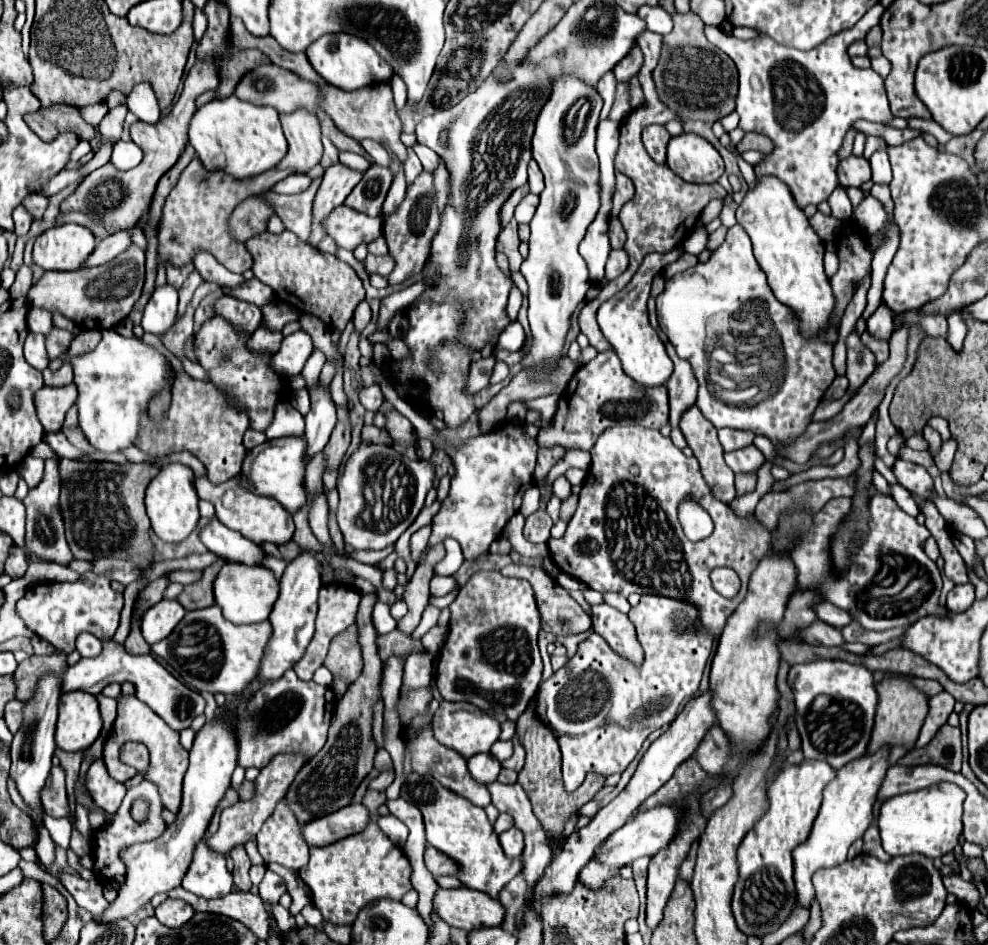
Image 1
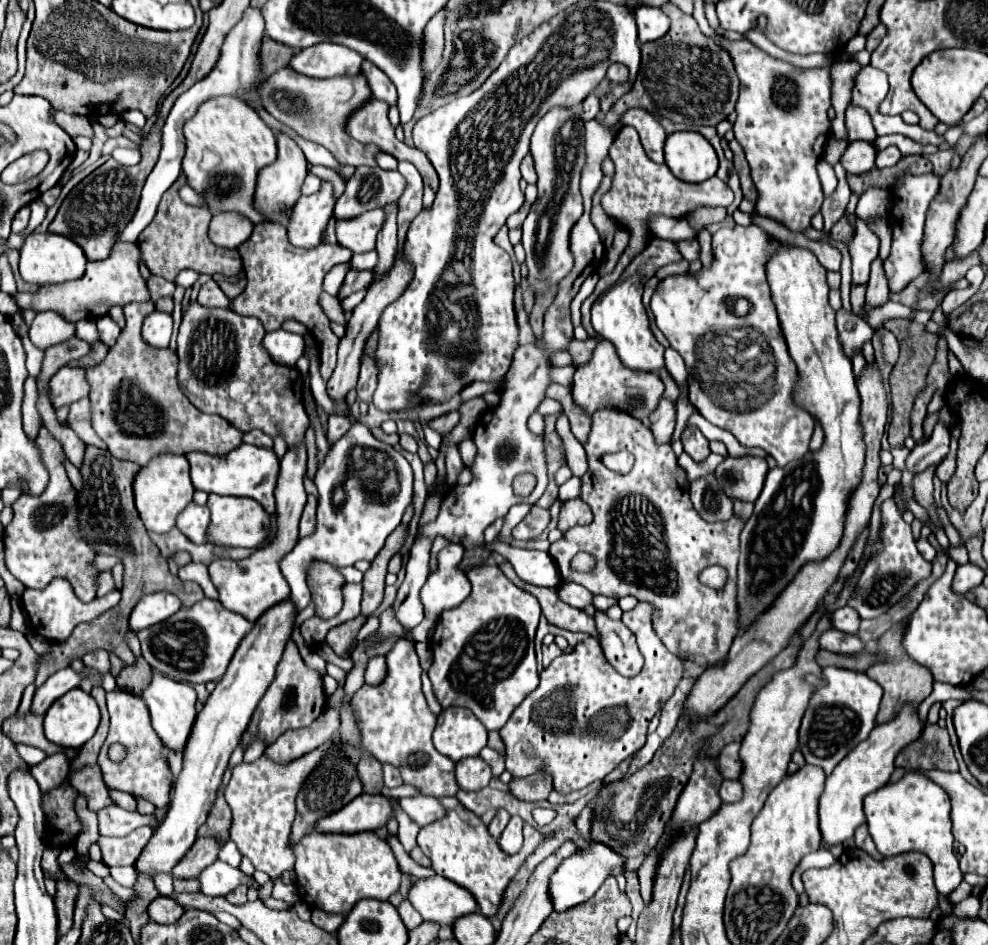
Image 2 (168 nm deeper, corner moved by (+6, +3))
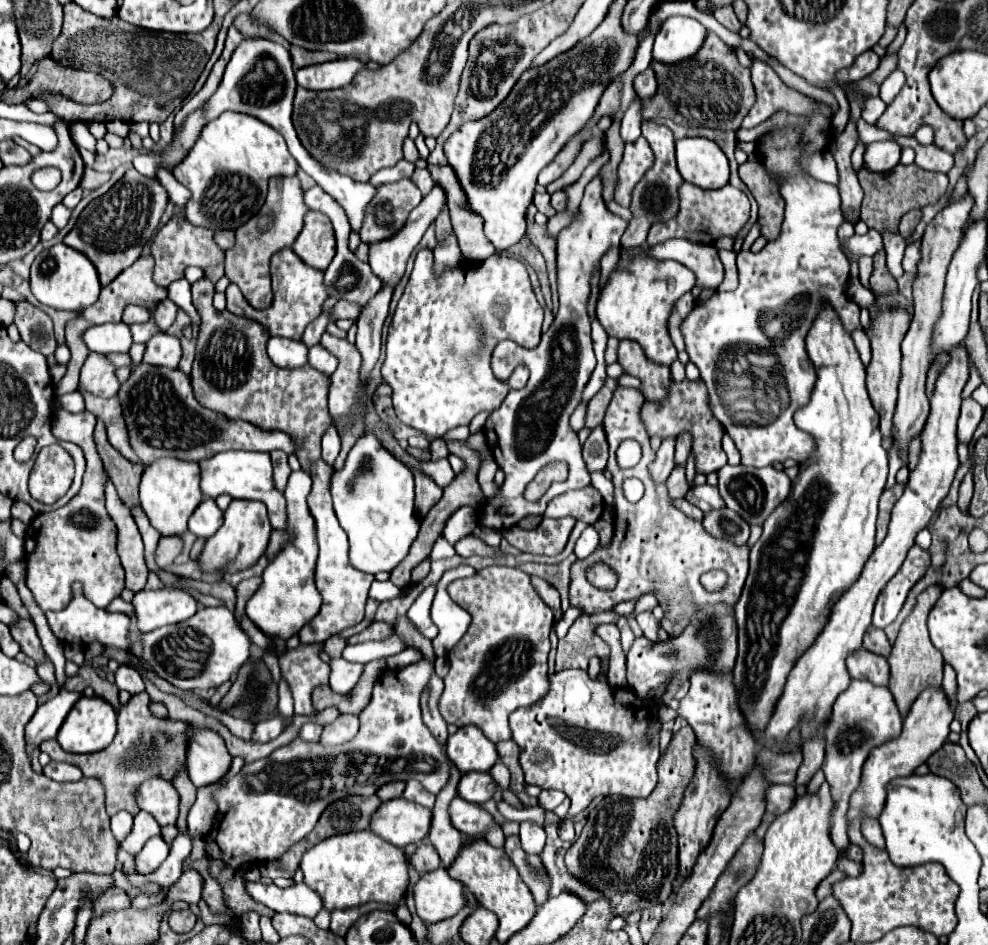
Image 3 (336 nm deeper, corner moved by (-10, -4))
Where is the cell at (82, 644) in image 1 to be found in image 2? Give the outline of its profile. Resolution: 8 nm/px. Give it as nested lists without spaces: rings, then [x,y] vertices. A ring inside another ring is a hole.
[[[96,649],[96,651],[88,651],[84,657],[82,657],[84,665],[88,667],[94,667],[96,671],[100,673],[108,673],[110,669],[110,659],[108,659],[108,653],[104,649]]]

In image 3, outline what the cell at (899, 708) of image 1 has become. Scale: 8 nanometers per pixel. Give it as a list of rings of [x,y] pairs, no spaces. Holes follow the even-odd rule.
[[[934,584],[934,586],[928,586],[928,590],[924,590],[918,596],[914,610],[902,622],[898,638],[896,638],[894,648],[892,648],[892,654],[888,656],[888,664],[890,664],[890,670],[892,670],[890,692],[892,692],[894,700],[896,700],[898,710],[900,710],[902,716],[908,714],[908,708],[912,706],[912,702],[916,700],[916,696],[922,690],[940,688],[940,684],[942,684],[942,664],[944,664],[944,660],[942,660],[940,652],[934,648],[934,644],[932,644],[932,640],[928,636],[928,626],[926,626],[928,612],[936,604],[940,594],[942,594],[942,588],[938,584]]]

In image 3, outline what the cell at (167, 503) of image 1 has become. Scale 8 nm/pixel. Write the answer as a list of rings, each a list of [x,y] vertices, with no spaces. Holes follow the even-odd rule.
[[[160,458],[156,464],[144,468],[140,480],[140,506],[148,516],[150,524],[162,536],[184,534],[188,530],[188,518],[196,506],[204,500],[200,490],[200,468],[196,462],[184,462],[178,458]]]

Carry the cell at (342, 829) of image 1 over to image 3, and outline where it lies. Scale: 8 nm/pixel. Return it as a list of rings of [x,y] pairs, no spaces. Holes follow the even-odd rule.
[[[394,798],[384,802],[372,816],[370,830],[394,846],[418,844],[426,838],[432,822],[432,812],[416,802]]]

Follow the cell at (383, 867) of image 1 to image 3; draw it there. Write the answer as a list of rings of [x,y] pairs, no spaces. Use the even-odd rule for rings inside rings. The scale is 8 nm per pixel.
[[[370,830],[350,832],[344,836],[330,836],[314,844],[302,856],[300,870],[304,874],[304,884],[316,890],[326,910],[354,908],[366,902],[398,902],[408,886],[408,860],[404,850],[382,840]]]

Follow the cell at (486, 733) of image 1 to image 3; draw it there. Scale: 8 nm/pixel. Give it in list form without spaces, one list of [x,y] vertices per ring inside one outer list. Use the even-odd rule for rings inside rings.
[[[464,726],[452,734],[448,738],[446,752],[462,774],[488,772],[498,760],[496,746],[486,740],[486,736],[476,726]]]

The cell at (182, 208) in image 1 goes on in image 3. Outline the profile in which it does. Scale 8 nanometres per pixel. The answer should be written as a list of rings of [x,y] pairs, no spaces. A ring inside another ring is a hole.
[[[174,216],[168,224],[164,224],[158,234],[154,236],[152,244],[150,244],[150,254],[154,258],[154,282],[162,288],[166,288],[170,282],[184,278],[184,268],[188,266],[198,266],[198,268],[206,268],[210,264],[218,264],[224,262],[224,250],[220,250],[216,246],[214,238],[214,230],[208,228],[196,228],[192,224],[188,224],[188,220],[184,216]]]

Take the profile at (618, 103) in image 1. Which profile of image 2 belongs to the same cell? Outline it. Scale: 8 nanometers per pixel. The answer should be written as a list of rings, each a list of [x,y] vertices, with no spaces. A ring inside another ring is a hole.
[[[580,1],[580,3],[576,3],[576,5],[572,5],[572,9],[566,9],[564,13],[558,13],[556,17],[552,17],[552,21],[546,21],[544,25],[540,25],[540,29],[534,29],[534,33],[530,33],[528,37],[524,37],[524,41],[518,41],[510,51],[508,51],[508,57],[498,65],[498,69],[494,69],[492,71],[492,75],[484,81],[484,85],[480,85],[480,89],[476,89],[474,93],[470,93],[470,95],[466,95],[466,97],[458,97],[456,101],[450,101],[448,105],[444,105],[444,107],[438,107],[436,111],[432,111],[432,113],[428,113],[426,117],[422,117],[422,119],[418,119],[416,121],[416,125],[414,125],[414,131],[412,131],[412,139],[414,139],[414,147],[416,149],[420,149],[420,151],[424,151],[424,155],[432,161],[432,165],[434,165],[434,169],[436,169],[436,173],[438,173],[438,177],[440,177],[440,189],[438,189],[438,195],[436,195],[436,199],[434,199],[434,205],[430,207],[430,209],[422,209],[418,215],[416,215],[416,219],[412,221],[412,225],[410,225],[410,229],[408,229],[408,235],[406,235],[406,243],[404,243],[404,253],[406,253],[406,257],[414,263],[414,279],[410,281],[410,285],[406,287],[406,291],[394,301],[394,303],[390,303],[386,309],[384,309],[384,313],[382,313],[382,317],[380,317],[380,339],[378,339],[378,347],[375,353],[375,363],[378,367],[378,387],[376,387],[376,393],[374,393],[374,397],[372,397],[372,403],[380,409],[380,411],[400,411],[400,409],[408,409],[408,407],[414,407],[416,403],[428,403],[428,401],[444,401],[444,399],[450,399],[456,391],[460,391],[462,387],[466,387],[466,385],[470,385],[470,383],[474,383],[474,381],[496,381],[496,379],[500,379],[500,377],[504,377],[506,375],[506,371],[510,369],[510,361],[512,361],[512,355],[514,355],[514,351],[516,351],[516,345],[518,345],[518,325],[516,325],[516,315],[514,315],[514,279],[512,279],[512,263],[510,263],[510,257],[508,257],[508,253],[504,251],[504,249],[500,249],[500,247],[496,247],[494,245],[494,235],[498,233],[498,229],[506,223],[506,219],[508,219],[508,215],[512,215],[512,213],[516,213],[520,207],[522,207],[522,203],[524,203],[524,195],[522,195],[522,191],[520,191],[520,161],[530,153],[530,149],[528,149],[528,145],[530,145],[530,135],[532,135],[532,131],[534,131],[534,127],[536,127],[536,123],[546,115],[546,111],[550,109],[550,107],[554,107],[554,105],[562,105],[562,107],[572,107],[572,105],[576,105],[576,103],[580,103],[580,101],[584,101],[584,97],[588,97],[588,93],[592,93],[598,85],[600,85],[600,81],[606,77],[606,69],[608,69],[608,65],[610,63],[624,63],[628,69],[630,69],[630,77],[628,77],[628,81],[626,83],[610,83],[610,97],[608,99],[602,99],[602,115],[606,115],[610,109],[612,109],[612,105],[614,105],[614,101],[618,101],[624,93],[628,93],[630,89],[632,89],[632,83],[634,83],[634,79],[636,79],[636,73],[638,73],[638,69],[640,69],[640,41],[638,41],[638,29],[636,29],[636,19],[634,19],[634,15],[630,13],[630,11],[626,11],[626,7],[618,7],[618,5],[612,5],[614,9],[610,9],[610,13],[606,13],[606,11],[602,11],[602,9],[598,9],[598,7],[594,7],[594,5],[588,5],[586,1]],[[408,393],[416,393],[418,395],[418,401],[416,403],[410,403],[408,401]]]

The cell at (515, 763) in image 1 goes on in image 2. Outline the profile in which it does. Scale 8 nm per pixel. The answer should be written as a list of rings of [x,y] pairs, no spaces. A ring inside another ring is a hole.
[[[640,601],[621,617],[630,631],[638,631],[638,647],[644,655],[644,667],[636,677],[628,679],[616,673],[606,661],[600,643],[591,636],[578,643],[572,653],[556,657],[550,669],[542,671],[540,685],[514,709],[508,723],[500,729],[506,745],[506,769],[514,777],[526,777],[544,767],[554,777],[554,789],[570,793],[604,779],[618,763],[644,745],[650,719],[662,711],[674,693],[686,663],[684,657],[664,647],[654,631],[652,613],[652,605]]]

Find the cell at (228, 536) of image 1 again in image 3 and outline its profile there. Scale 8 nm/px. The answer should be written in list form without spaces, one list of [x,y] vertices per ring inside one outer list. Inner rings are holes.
[[[212,498],[202,500],[200,506],[192,512],[188,522],[188,530],[202,538],[210,538],[220,526],[222,526],[222,510],[216,506]]]

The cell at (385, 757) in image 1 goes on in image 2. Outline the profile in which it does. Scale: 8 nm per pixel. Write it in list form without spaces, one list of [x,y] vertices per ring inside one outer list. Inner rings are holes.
[[[382,765],[382,771],[384,771],[384,785],[386,787],[398,787],[402,785],[402,779],[400,779],[400,771],[392,765]]]

